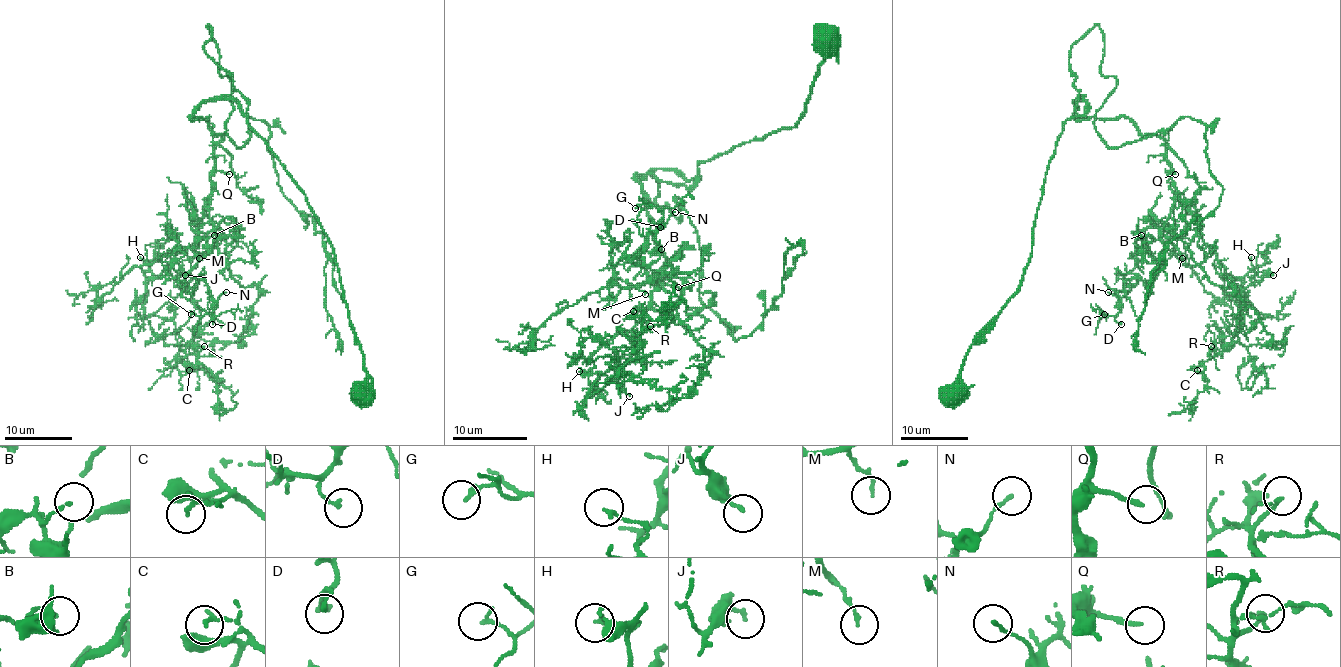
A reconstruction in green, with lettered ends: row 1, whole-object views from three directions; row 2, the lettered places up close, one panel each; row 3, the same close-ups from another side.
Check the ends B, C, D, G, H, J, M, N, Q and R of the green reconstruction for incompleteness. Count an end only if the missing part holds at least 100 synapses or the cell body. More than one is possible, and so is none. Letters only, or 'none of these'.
Q

